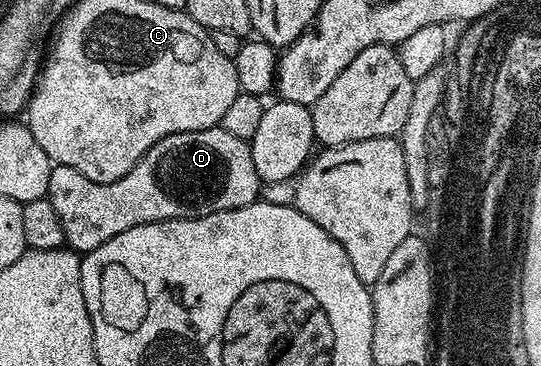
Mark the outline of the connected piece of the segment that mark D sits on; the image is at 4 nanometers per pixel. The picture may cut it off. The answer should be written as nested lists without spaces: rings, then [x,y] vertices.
[[[216,126],[161,138],[161,142],[149,149],[141,162],[137,162],[137,166],[125,174],[125,178],[117,178],[117,182],[93,182],[85,178],[85,174],[73,170],[73,166],[55,164],[49,174],[46,199],[53,202],[53,210],[57,210],[57,218],[61,218],[61,230],[65,230],[67,244],[75,252],[86,254],[109,242],[109,238],[125,230],[133,230],[133,226],[160,224],[163,220],[196,220],[221,210],[237,210],[246,204],[255,203],[260,196],[261,181],[257,166],[253,166],[250,143],[241,138],[233,138],[233,134]]]

